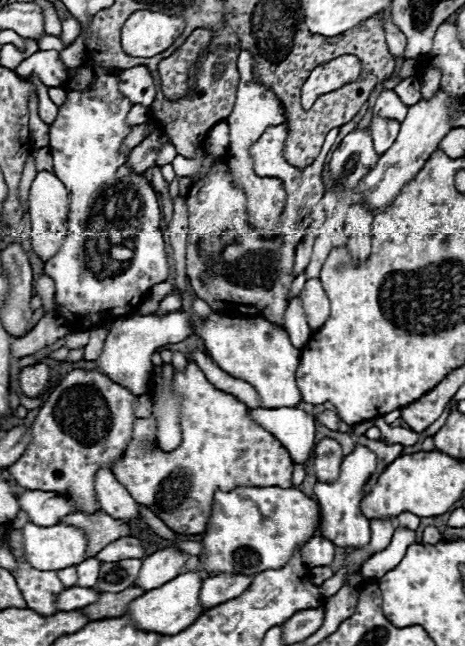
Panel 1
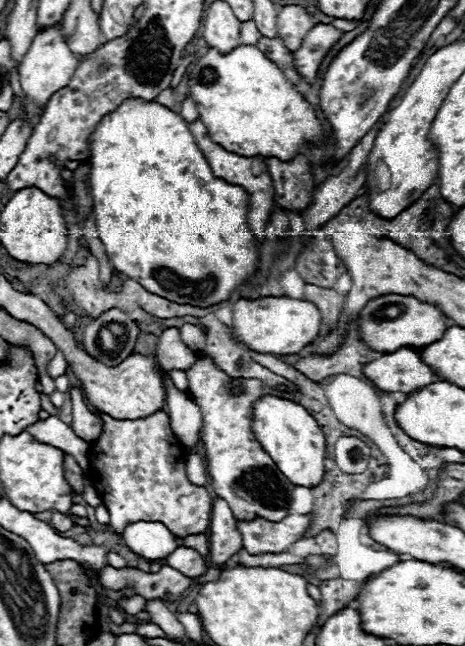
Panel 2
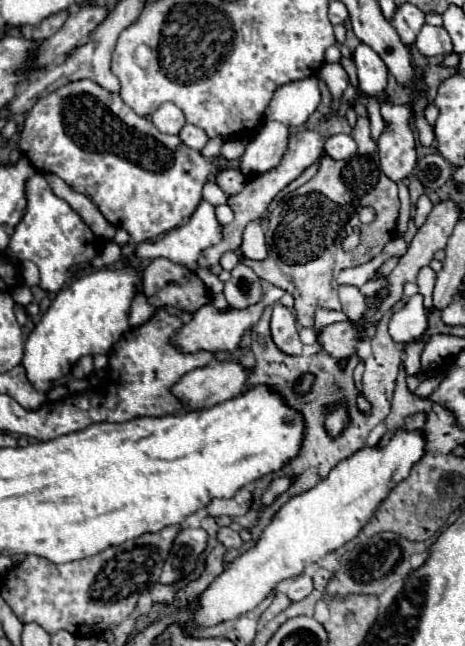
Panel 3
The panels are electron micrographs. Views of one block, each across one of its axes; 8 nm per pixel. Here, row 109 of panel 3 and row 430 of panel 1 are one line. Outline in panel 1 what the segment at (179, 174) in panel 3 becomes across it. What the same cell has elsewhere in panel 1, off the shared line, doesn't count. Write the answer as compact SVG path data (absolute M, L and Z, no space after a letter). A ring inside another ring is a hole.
M72 370L46 398L42 404L34 424L32 424L32 442L24 456L16 460L8 472L16 480L18 486L28 490L46 490L46 492L60 492L68 498L74 498L78 502L78 512L92 514L98 510L98 500L94 492L94 474L100 466L112 468L114 458L120 458L126 450L126 442L132 434L132 424L136 420L132 404L134 394L130 394L126 388L114 384L106 374L98 370Z

